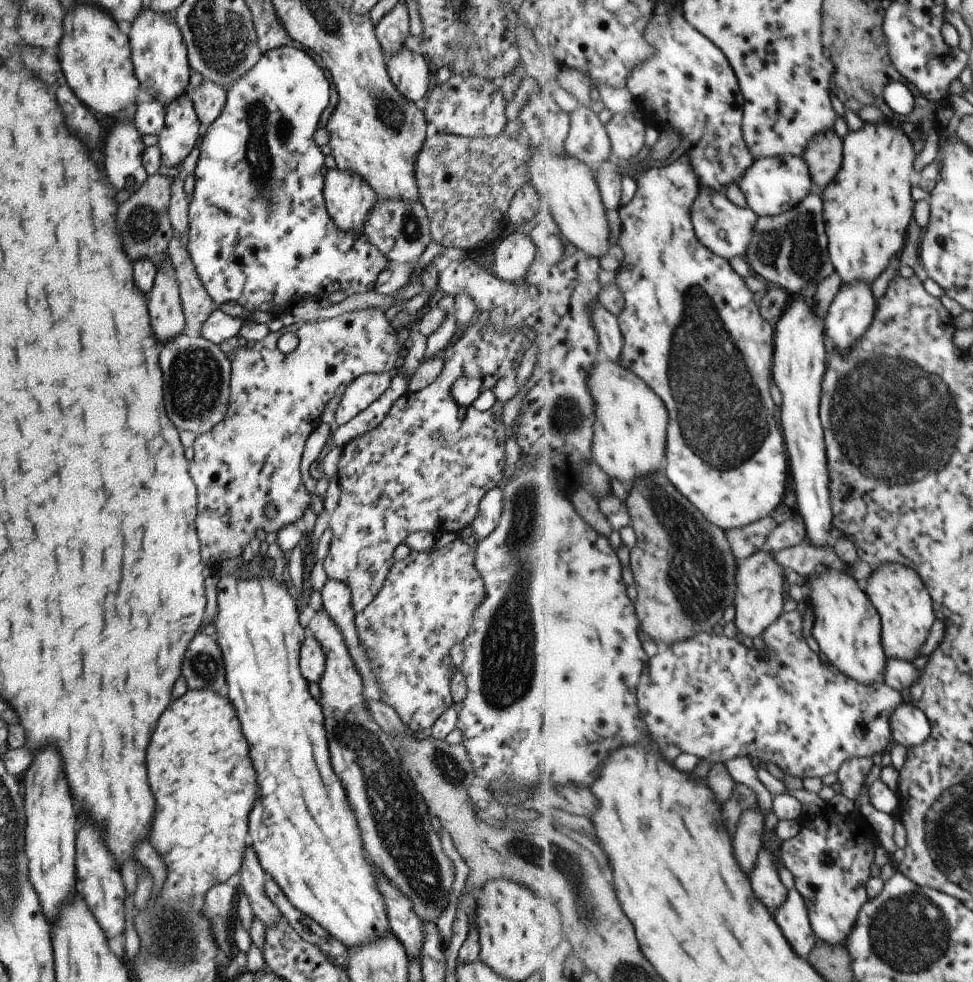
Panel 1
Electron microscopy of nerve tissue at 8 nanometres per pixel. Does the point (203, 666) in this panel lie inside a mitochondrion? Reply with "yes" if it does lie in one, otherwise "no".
yes

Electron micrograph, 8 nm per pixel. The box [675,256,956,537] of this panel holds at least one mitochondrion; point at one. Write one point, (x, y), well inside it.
(897, 445)

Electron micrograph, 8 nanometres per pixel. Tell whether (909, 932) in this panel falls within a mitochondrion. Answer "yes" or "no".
yes

